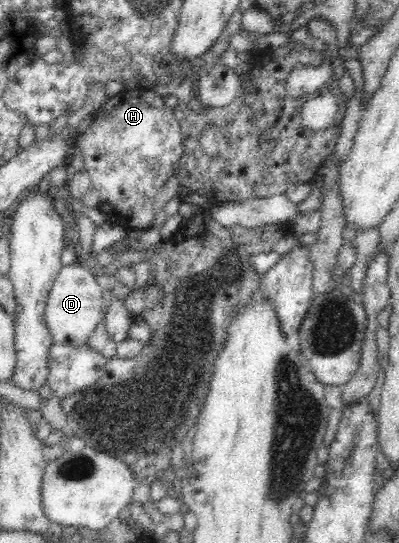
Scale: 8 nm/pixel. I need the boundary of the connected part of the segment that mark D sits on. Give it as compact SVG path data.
M83 264L63 265L48 292L44 310L44 321L52 335L52 342L73 346L87 344L88 338L103 318L102 295L103 290L98 284L98 277L94 277Z

